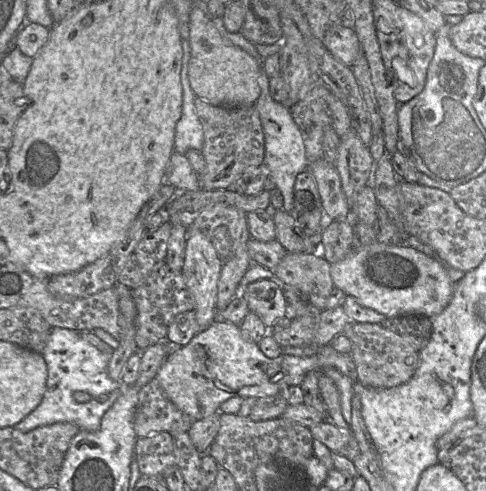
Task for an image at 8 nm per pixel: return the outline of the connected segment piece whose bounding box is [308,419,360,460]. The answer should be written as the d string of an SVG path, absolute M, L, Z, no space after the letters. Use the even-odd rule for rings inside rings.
M329 419L308 427L313 439L322 442L331 451L353 460L360 454L358 443L350 428L339 428Z

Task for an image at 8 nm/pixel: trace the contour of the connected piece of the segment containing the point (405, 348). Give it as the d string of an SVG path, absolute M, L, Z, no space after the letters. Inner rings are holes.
M351 322L345 326L342 334L350 340L356 380L364 387L390 388L406 383L418 368L419 351L381 323Z

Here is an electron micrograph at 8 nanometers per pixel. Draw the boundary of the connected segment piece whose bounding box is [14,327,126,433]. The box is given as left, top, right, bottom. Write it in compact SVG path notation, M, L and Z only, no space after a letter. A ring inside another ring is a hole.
M60 327L52 328L42 355L48 370L46 391L36 409L14 427L26 433L41 426L70 422L80 430L91 432L98 430L103 415L122 393L120 389L126 386L114 381L108 375L107 368L111 355L101 352L84 340L80 331ZM77 391L88 393L91 399L84 403L76 402L73 393ZM101 394L109 395L105 403L99 403L97 400Z

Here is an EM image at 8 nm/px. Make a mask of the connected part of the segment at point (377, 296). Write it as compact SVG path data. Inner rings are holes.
M380 242L356 245L341 261L330 264L334 287L352 296L362 306L387 318L416 315L432 317L449 304L454 285L448 267L438 258L409 246L390 246Z

